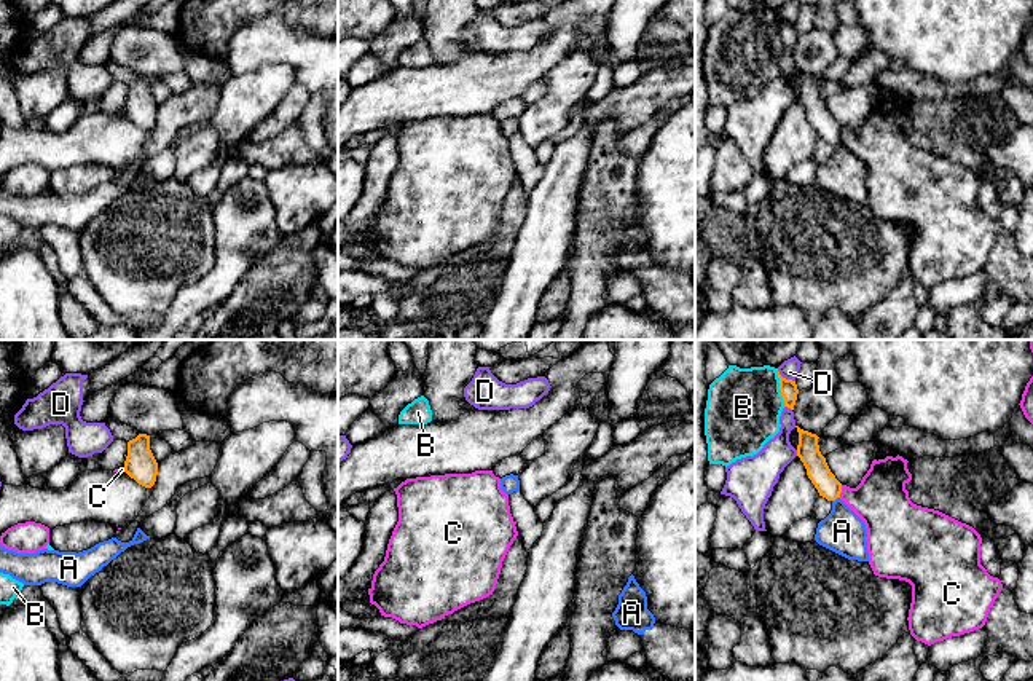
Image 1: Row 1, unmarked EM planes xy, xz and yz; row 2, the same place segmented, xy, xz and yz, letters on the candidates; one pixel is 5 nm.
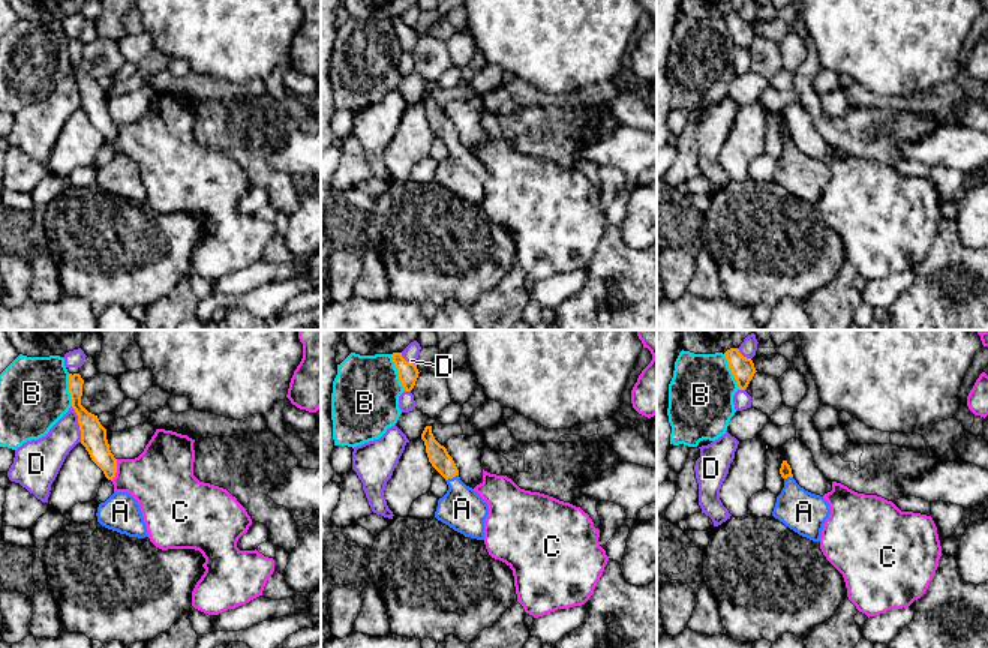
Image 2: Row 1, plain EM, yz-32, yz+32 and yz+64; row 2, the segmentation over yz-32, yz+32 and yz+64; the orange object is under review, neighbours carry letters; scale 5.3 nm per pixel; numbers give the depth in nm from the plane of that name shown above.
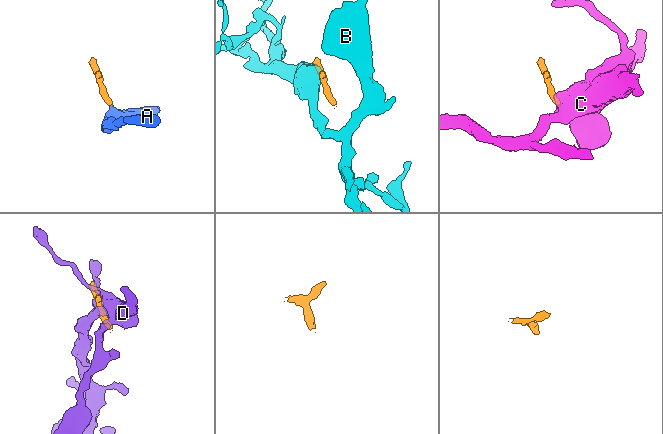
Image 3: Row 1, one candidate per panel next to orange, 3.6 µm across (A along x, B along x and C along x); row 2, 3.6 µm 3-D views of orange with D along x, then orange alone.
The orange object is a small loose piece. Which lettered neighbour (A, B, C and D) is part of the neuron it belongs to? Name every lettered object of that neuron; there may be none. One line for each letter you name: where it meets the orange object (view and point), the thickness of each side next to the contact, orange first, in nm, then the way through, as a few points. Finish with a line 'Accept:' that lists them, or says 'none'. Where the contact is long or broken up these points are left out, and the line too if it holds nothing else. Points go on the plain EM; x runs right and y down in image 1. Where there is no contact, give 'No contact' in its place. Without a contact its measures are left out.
A: Touches orange at yz (836, 141). Thickness 120 nm (orange) against 220 nm. Path across: yz (818, 114), (836, 141), (842, 174)
Accept: A

